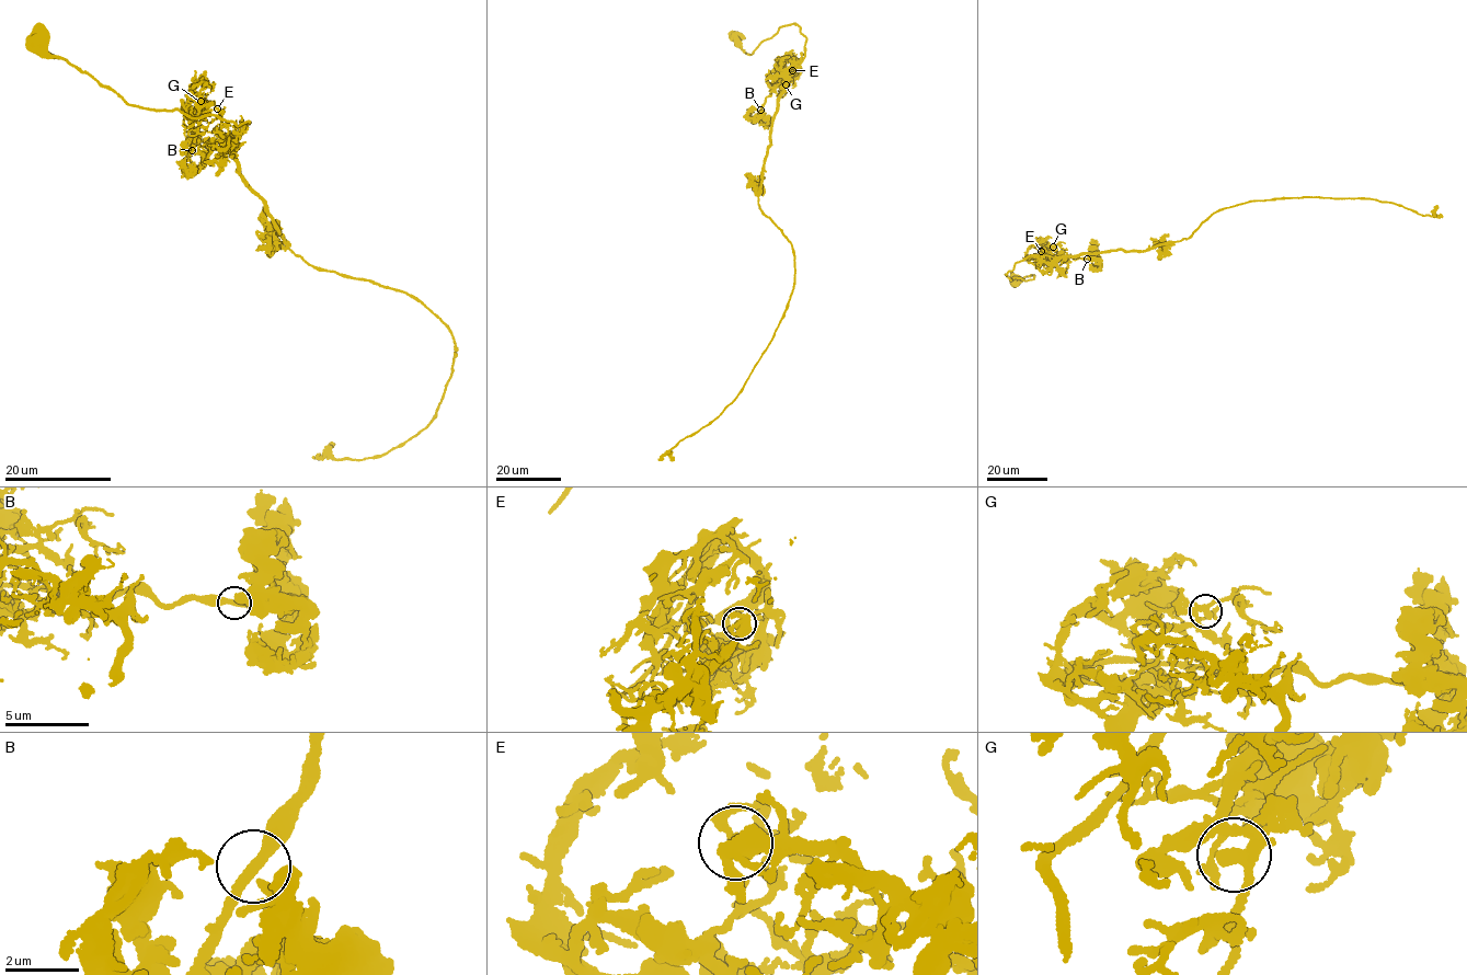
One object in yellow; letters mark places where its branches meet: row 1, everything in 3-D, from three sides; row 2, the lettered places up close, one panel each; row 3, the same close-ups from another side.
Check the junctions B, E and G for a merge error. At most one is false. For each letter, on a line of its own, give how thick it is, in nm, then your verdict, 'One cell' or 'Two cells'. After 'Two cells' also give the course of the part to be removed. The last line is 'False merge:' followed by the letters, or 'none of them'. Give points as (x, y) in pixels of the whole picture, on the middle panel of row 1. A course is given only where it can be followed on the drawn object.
B: Thickness 240 nm. One cell
E: Thickness 280 nm. Two cells. Course of the part to remove: (793, 70), (769, 84), (770, 95), (766, 98), (755, 123), (761, 114), (758, 114)
G: Thickness 260 nm. One cell
False merge: E

